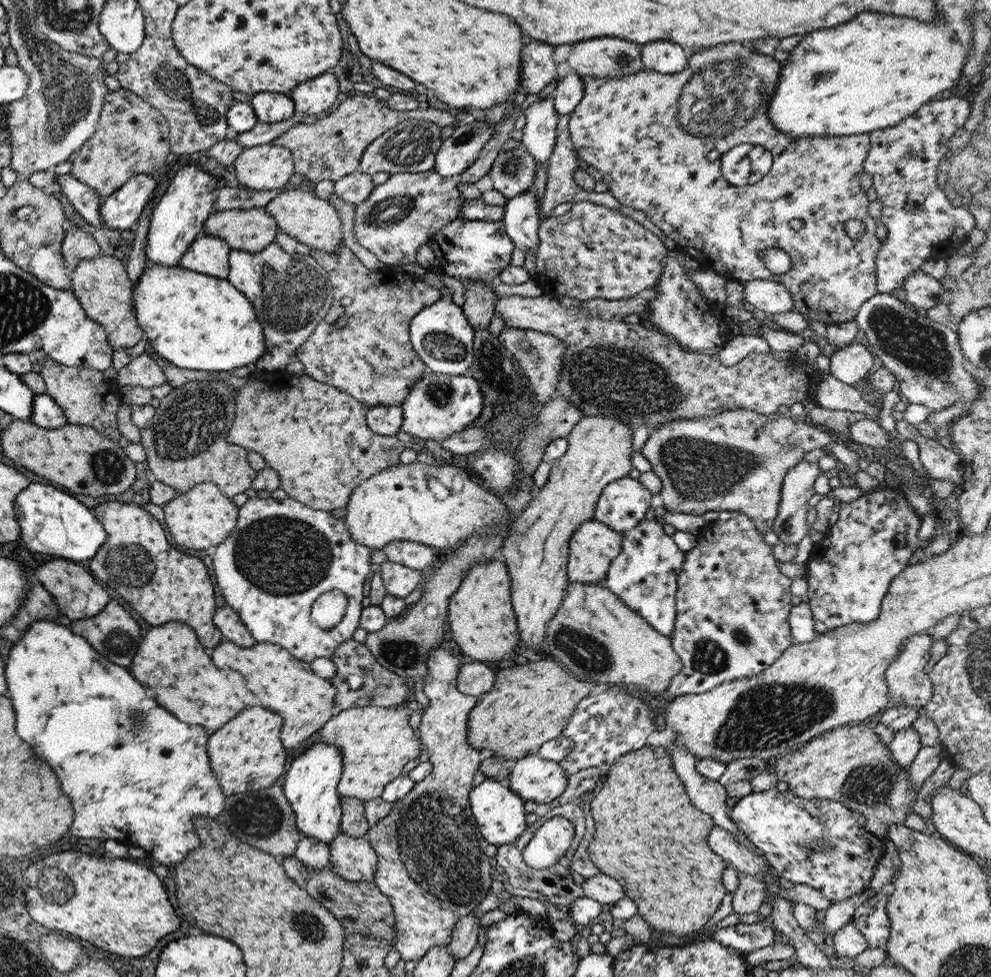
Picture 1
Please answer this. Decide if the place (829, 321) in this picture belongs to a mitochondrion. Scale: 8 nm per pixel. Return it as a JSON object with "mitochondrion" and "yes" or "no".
{"mitochondrion":"no"}

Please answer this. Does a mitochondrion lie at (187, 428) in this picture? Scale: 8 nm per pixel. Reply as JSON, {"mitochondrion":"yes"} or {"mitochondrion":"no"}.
{"mitochondrion":"yes"}

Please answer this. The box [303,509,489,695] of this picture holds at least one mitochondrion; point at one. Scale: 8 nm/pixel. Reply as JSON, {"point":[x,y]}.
{"point":[405,652]}

